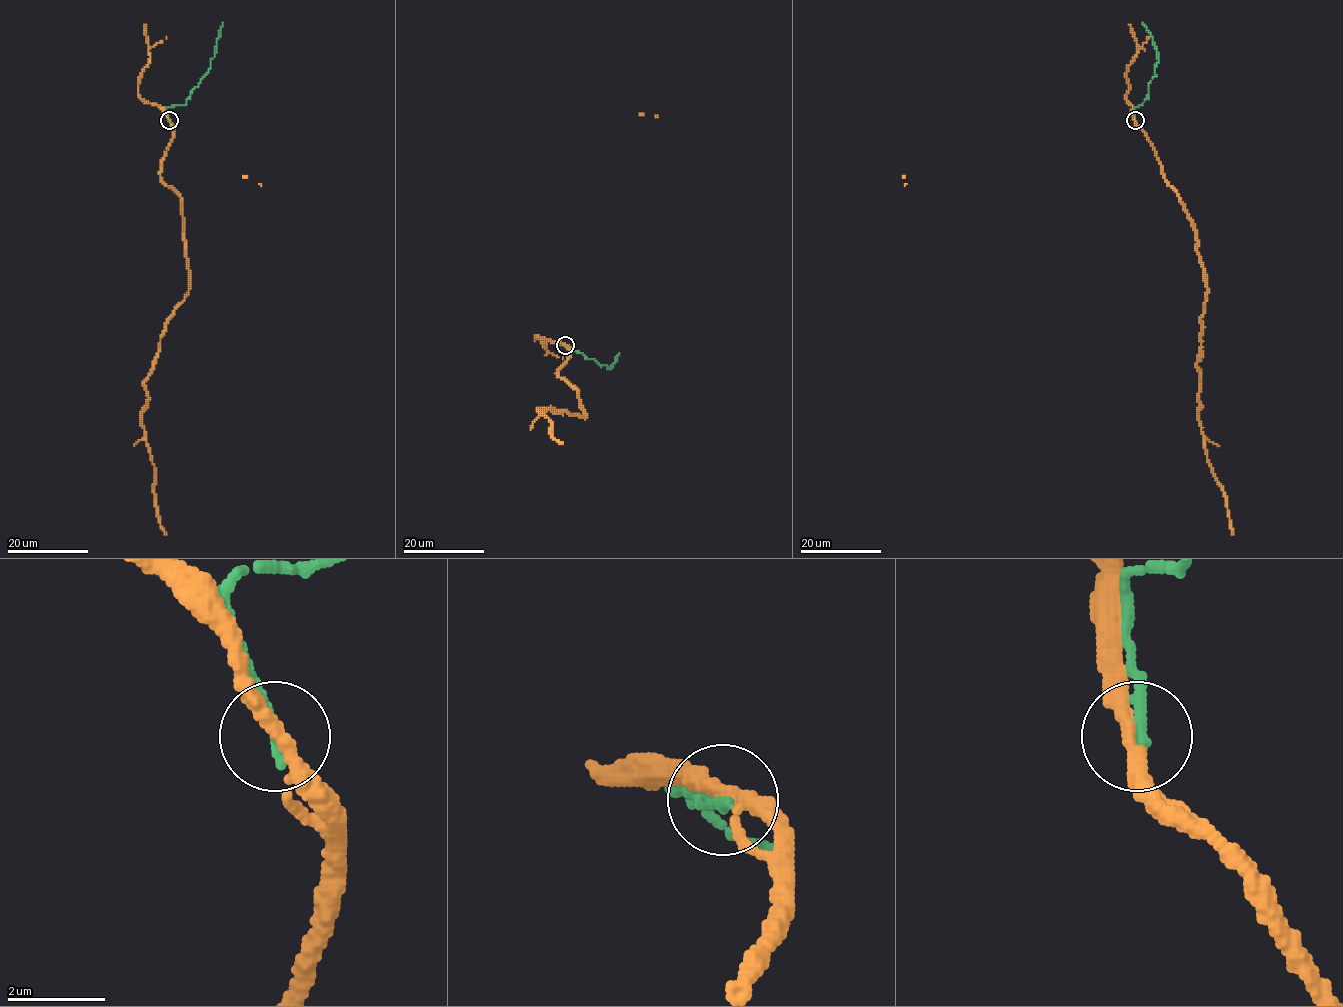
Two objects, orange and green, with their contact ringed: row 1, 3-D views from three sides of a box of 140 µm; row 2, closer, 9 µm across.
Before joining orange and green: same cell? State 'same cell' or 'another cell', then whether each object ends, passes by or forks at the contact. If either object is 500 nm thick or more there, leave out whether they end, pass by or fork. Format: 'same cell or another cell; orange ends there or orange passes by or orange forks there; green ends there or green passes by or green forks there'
same cell; orange passes by; green ends there

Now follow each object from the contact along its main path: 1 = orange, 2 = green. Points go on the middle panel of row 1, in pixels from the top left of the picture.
1: (565, 344), (570, 355), (557, 373), (577, 391), (584, 417), (537, 409), (551, 422), (552, 437), (563, 442)
2: (565, 345), (607, 368), (611, 367), (619, 353)

